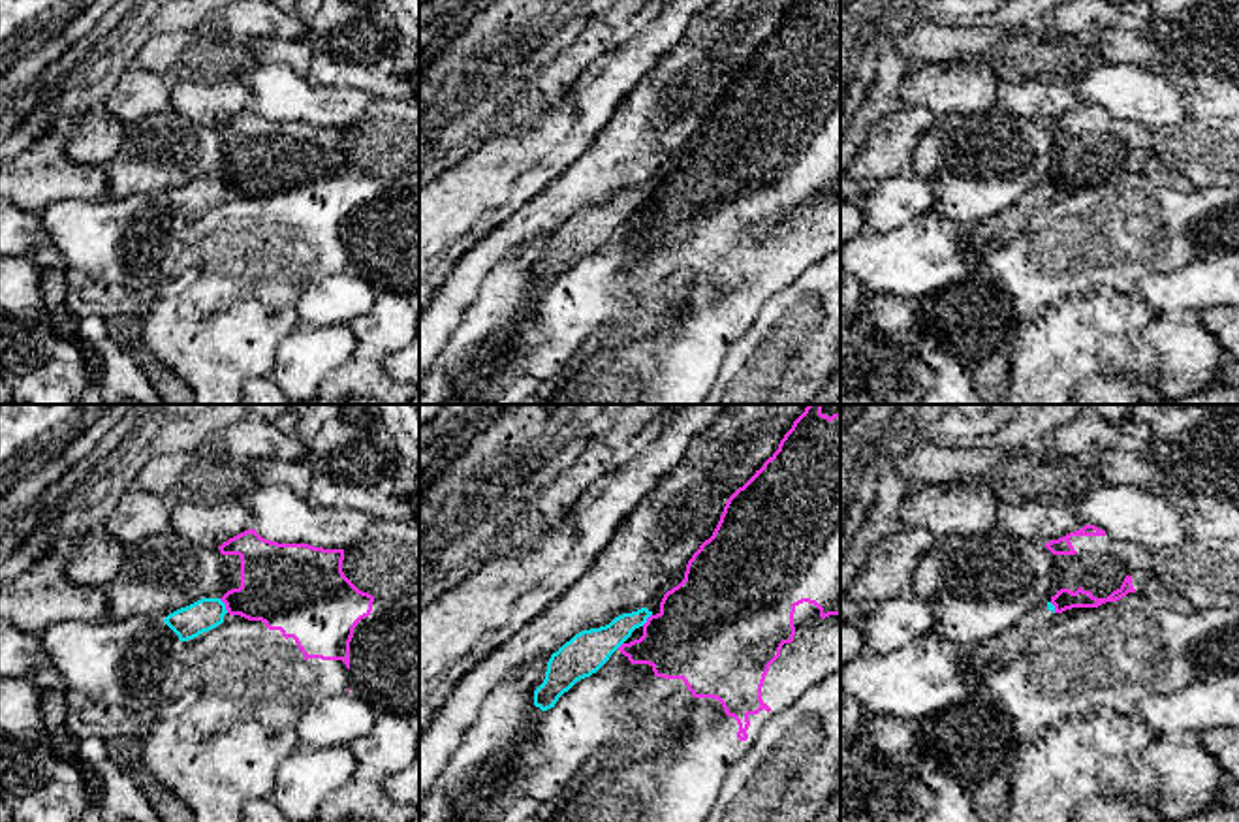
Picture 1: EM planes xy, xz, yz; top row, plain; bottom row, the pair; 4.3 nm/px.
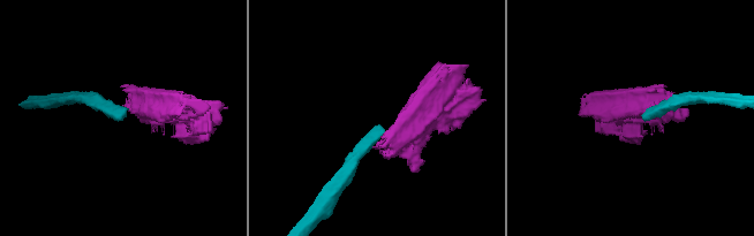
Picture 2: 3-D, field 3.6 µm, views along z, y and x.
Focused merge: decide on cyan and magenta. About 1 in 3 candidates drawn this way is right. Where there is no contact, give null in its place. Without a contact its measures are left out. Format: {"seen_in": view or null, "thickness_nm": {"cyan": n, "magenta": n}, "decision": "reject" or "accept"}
{"seen_in": "xy", "thickness_nm": {"cyan": 140, "magenta": 340}, "decision": "reject"}

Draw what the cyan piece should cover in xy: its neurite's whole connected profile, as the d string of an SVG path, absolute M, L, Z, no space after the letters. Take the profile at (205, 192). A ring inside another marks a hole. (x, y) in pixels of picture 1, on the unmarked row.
M201 177L169 192L164 201L180 220L188 220L222 203L226 192L226 182L220 177Z

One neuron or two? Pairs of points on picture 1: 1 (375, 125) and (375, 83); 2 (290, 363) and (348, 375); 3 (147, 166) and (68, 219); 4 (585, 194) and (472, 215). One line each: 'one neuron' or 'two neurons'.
1: two neurons
2: two neurons
3: two neurons
4: two neurons

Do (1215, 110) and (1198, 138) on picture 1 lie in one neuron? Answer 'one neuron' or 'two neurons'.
two neurons

